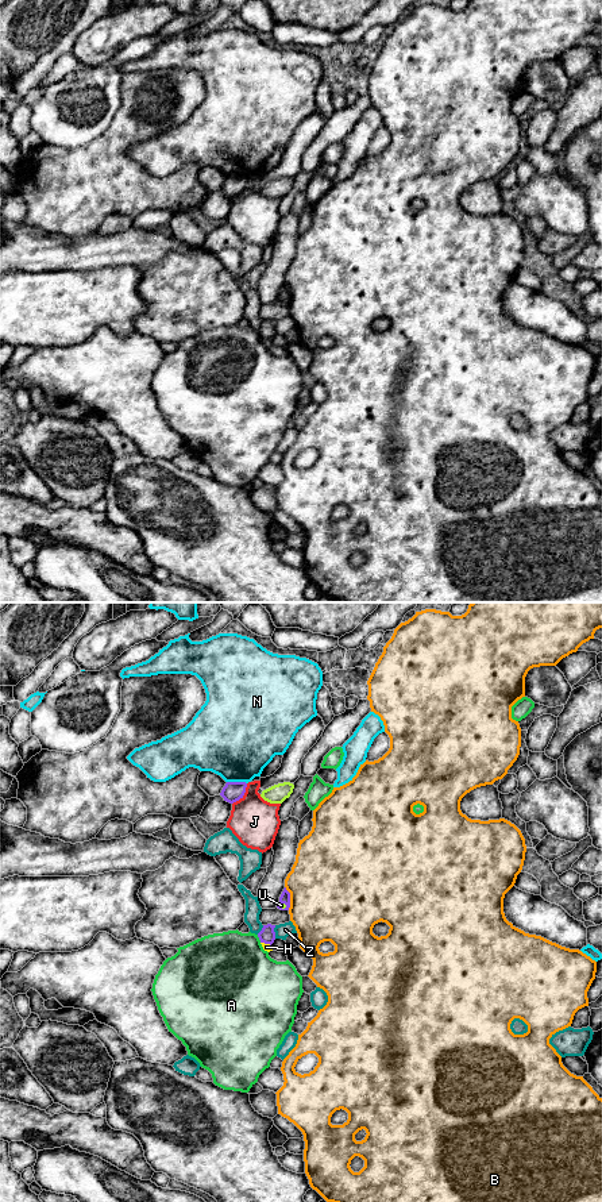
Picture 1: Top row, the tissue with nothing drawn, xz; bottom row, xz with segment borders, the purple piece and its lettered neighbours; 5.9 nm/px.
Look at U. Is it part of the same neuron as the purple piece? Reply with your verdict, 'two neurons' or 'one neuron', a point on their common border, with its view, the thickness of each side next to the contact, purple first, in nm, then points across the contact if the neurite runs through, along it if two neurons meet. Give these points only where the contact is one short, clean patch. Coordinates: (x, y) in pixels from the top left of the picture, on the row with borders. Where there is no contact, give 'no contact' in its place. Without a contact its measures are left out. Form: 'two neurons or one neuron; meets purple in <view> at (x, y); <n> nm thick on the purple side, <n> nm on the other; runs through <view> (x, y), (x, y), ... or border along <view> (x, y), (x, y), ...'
two neurons; meets purple in xz at (281, 908); 60 nm thick on the purple side, 30 nm on the other

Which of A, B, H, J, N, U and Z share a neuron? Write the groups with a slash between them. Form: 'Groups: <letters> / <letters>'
Groups: A / B / H / J / N / U / Z

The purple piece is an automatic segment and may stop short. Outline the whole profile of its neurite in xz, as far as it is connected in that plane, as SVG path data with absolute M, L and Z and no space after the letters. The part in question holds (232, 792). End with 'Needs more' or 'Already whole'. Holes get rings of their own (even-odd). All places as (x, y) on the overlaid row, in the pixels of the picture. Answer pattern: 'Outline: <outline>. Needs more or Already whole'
Outline: M227 782L220 795L224 798L224 801L234 804L243 798L246 787L247 787L246 782Z. Already whole

